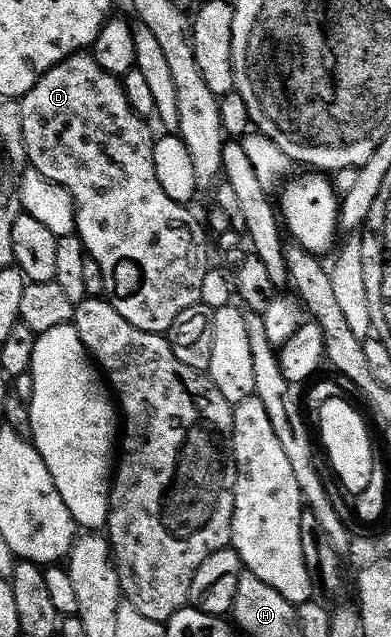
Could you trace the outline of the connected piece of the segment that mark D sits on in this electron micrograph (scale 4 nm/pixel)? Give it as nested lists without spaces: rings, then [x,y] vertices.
[[[72,53],[66,59],[62,59],[57,65],[53,65],[44,75],[39,76],[39,80],[32,85],[19,103],[19,116],[23,126],[23,144],[27,150],[27,163],[38,169],[49,181],[69,189],[69,193],[75,202],[75,230],[74,234],[79,236],[83,242],[83,250],[86,254],[101,265],[101,277],[103,278],[103,295],[107,302],[129,321],[129,325],[137,325],[137,329],[142,331],[154,331],[165,333],[177,321],[177,313],[184,309],[189,309],[194,303],[199,302],[201,297],[201,280],[205,278],[205,273],[209,270],[207,263],[207,239],[208,232],[204,224],[195,220],[195,215],[190,210],[190,206],[173,201],[173,197],[165,194],[165,189],[161,189],[157,181],[157,172],[153,170],[153,145],[155,139],[151,131],[147,128],[148,120],[139,115],[129,105],[129,101],[123,92],[122,82],[116,76],[110,75],[101,65],[97,65],[94,55],[90,53]]]

